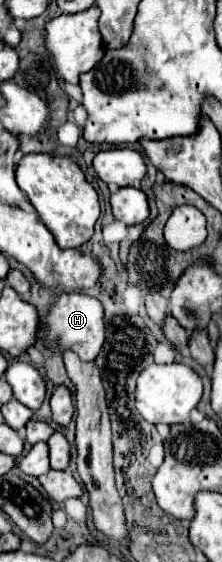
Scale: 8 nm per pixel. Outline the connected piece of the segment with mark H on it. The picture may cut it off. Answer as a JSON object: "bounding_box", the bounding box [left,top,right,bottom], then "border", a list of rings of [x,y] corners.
{"bounding_box":[45,292,105,360],"border":[[[81,292],[61,294],[59,300],[49,308],[47,326],[49,326],[49,330],[45,334],[45,344],[57,352],[61,352],[65,348],[75,350],[81,360],[95,360],[95,356],[99,354],[99,350],[105,342],[103,304],[97,298],[81,294]]]}

